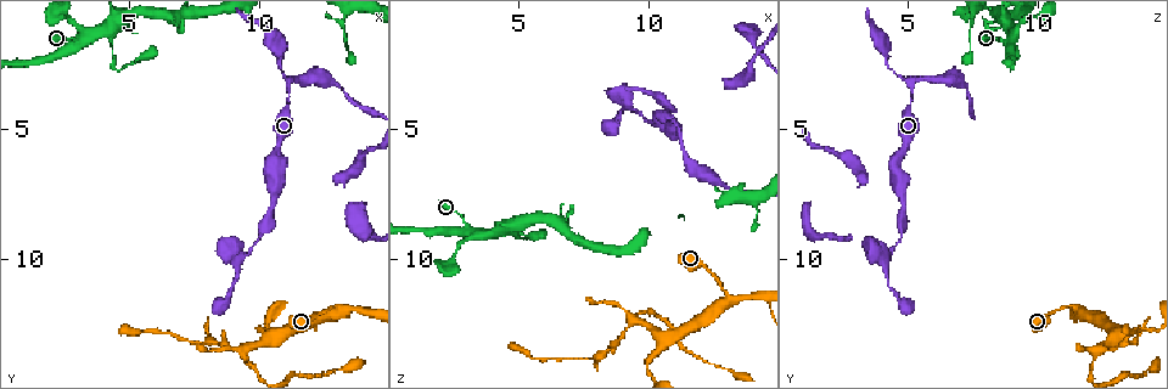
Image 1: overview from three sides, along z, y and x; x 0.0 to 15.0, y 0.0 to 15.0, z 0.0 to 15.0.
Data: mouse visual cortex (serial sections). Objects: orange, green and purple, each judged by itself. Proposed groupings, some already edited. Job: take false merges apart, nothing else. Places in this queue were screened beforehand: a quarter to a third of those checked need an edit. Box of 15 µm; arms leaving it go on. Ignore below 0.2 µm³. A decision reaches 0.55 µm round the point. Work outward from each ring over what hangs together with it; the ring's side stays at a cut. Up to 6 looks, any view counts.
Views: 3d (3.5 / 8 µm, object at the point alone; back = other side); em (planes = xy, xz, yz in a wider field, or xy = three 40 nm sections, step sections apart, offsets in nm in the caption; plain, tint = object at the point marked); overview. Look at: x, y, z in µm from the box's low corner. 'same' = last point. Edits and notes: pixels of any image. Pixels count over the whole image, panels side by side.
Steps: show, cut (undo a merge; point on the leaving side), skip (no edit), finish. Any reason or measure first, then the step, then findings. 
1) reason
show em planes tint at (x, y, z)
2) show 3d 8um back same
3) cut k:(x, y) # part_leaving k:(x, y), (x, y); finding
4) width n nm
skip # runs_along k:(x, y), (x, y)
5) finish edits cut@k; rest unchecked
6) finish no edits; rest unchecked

abrupt turn
show 3d 3.5um at (9.5, 13.6, 12.3)

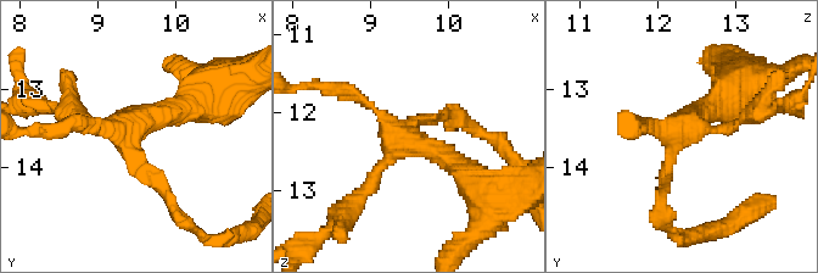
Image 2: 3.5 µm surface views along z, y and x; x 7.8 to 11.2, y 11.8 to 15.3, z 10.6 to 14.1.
shape alone is not enough
show em xy step 5 tint at (9.45, 13.50, 12.35)

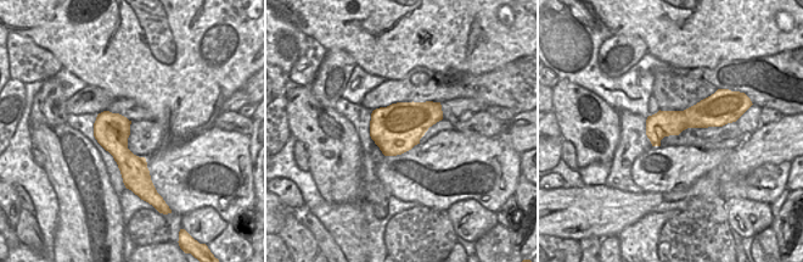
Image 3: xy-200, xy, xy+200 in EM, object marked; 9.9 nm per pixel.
cut it another way
show em xy step 1 tint same

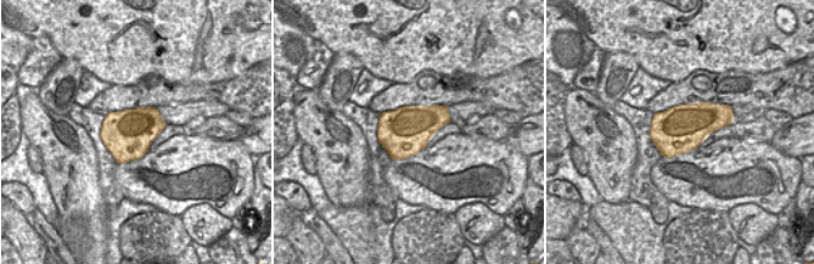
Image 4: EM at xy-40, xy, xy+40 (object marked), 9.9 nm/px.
skip # all the same cell

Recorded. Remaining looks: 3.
abrupt turn
show 3d 3.5um at (11.1, 3.4, 5.1)

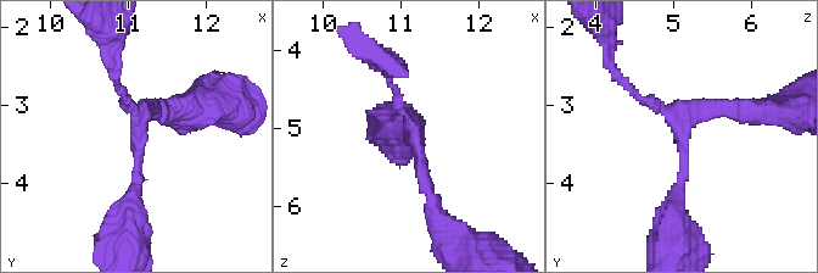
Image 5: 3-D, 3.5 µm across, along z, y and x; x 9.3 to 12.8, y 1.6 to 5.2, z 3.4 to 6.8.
arms 3; arm_widths 150, 200, 200 nm
show em planes tint at (11.20, 3.30, 5.15)

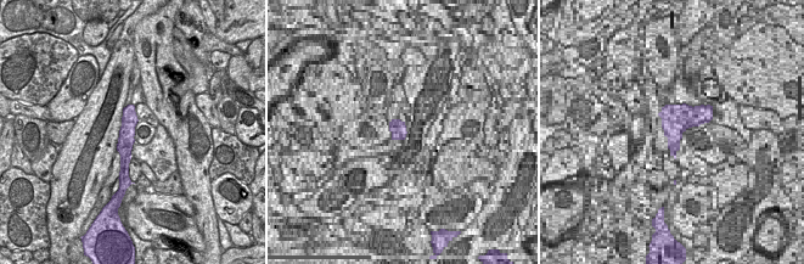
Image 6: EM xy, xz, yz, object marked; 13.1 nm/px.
skip # runs_along 6:(130, 107), (123, 170); continuous, no second cell

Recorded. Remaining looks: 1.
finish no edits; rest unchecked

